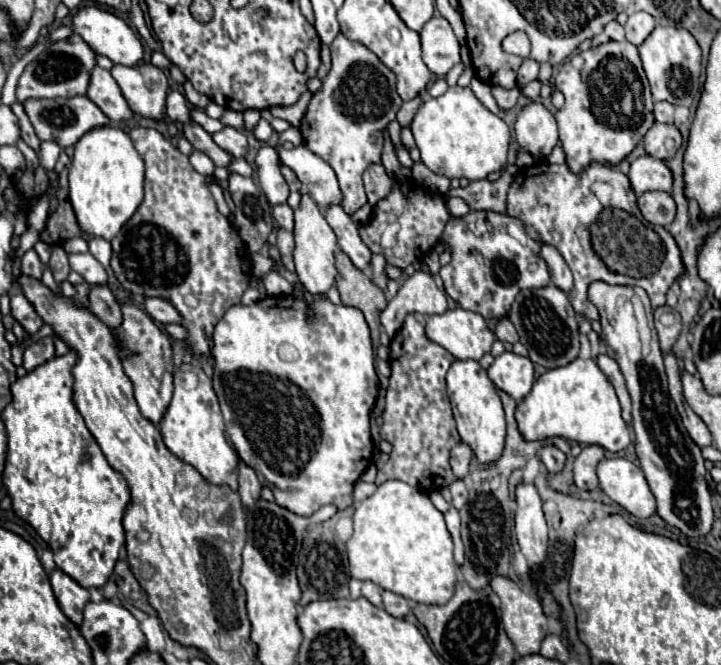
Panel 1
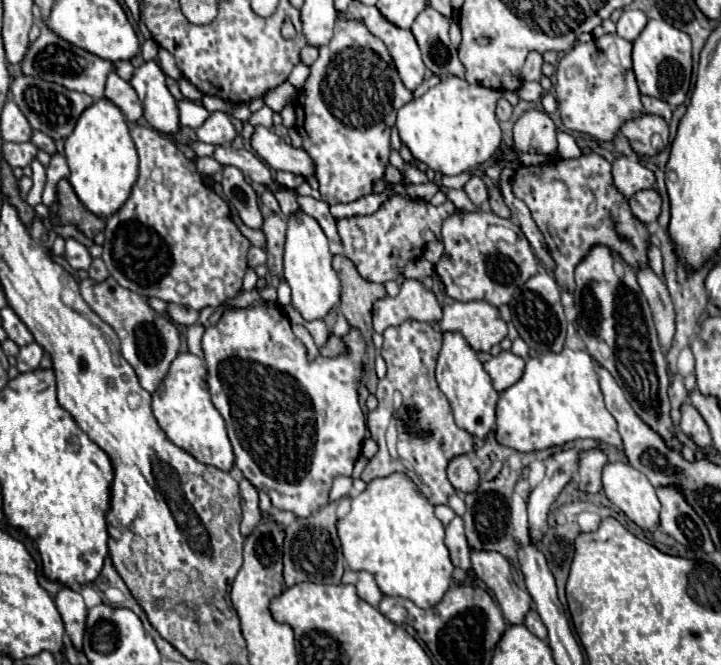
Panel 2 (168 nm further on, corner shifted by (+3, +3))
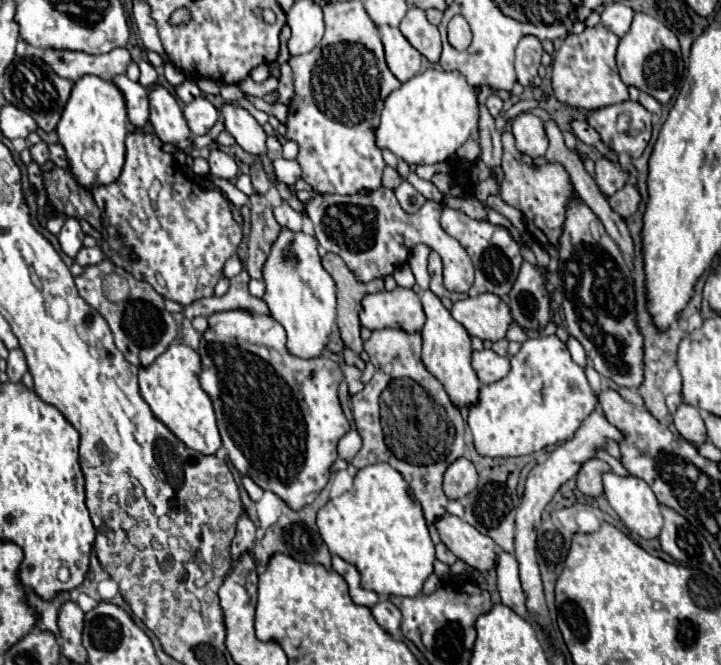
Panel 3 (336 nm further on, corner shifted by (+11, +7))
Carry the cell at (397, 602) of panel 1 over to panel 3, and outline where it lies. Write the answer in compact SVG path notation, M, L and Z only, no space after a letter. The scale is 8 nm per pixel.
M380 600L374 608L372 608L372 616L376 618L376 622L388 632L388 634L396 634L402 622L402 614L400 610L390 602L390 600Z

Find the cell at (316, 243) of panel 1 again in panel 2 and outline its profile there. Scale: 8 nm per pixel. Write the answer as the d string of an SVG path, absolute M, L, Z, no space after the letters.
M302 210L290 214L284 246L284 278L292 288L292 304L306 318L324 318L340 302L340 280L332 268L330 242L312 216Z

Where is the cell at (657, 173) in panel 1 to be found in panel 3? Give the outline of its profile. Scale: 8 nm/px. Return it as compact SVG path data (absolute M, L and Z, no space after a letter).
M600 158L600 160L596 162L594 174L596 174L596 176L594 176L594 178L596 178L596 184L598 184L598 188L600 188L600 192L602 192L604 196L612 196L612 194L618 192L618 190L626 184L626 180L628 180L628 174L622 172L620 164L610 162L610 160L606 160L606 158Z

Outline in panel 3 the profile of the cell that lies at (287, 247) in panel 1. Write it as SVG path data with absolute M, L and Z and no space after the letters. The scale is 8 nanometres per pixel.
M254 192L250 196L250 210L252 210L252 230L248 238L246 272L250 274L250 278L260 280L260 268L264 266L264 260L268 258L268 252L282 228L276 222L272 214L272 204L266 200L264 194Z

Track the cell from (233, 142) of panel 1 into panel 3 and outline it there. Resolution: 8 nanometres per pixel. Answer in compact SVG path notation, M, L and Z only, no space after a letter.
M198 96L190 104L186 104L182 108L182 114L184 114L192 134L196 134L196 136L206 134L218 122L218 110L204 96Z

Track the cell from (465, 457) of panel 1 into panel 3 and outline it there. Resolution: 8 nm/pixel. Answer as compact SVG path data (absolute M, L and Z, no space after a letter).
M458 458L452 462L444 474L444 494L450 500L458 500L468 496L478 484L478 474L476 468L470 460Z

